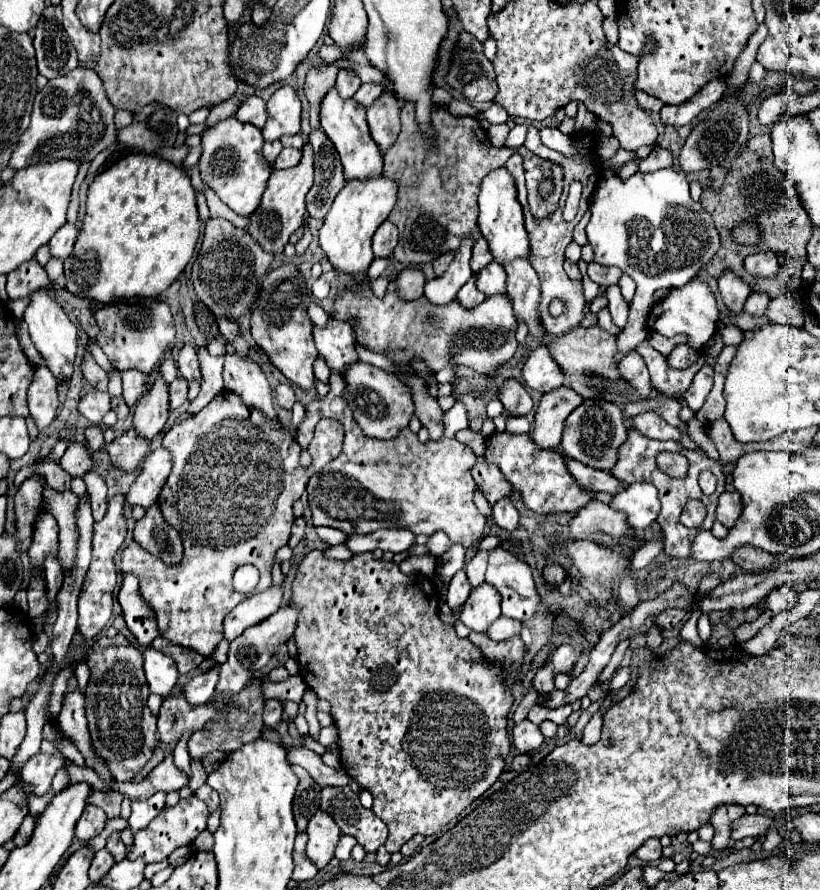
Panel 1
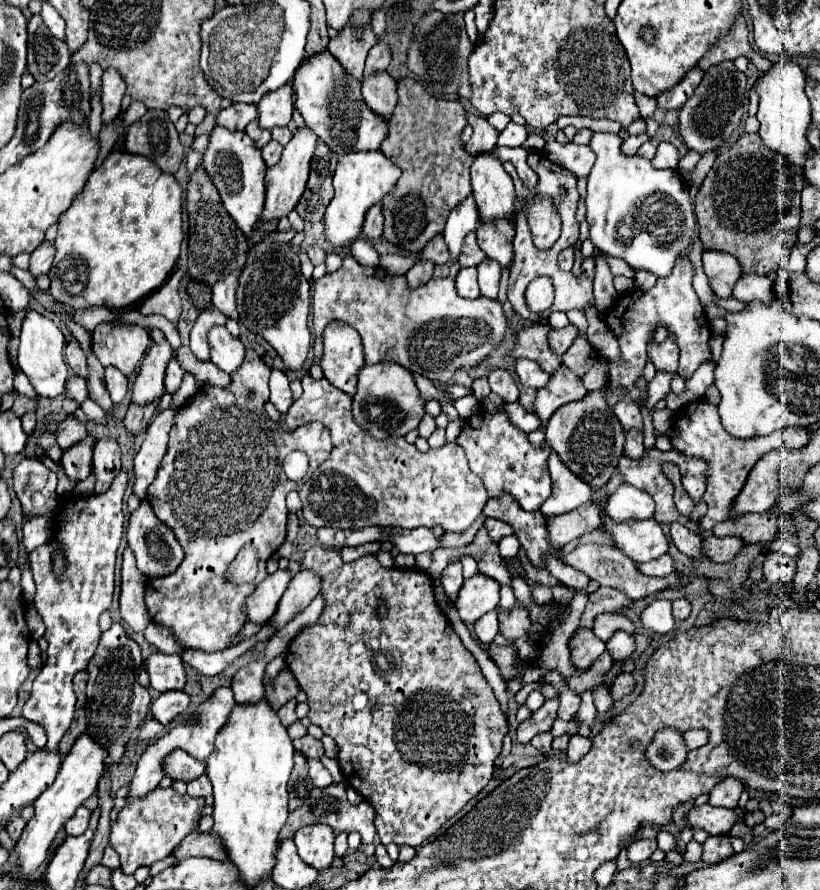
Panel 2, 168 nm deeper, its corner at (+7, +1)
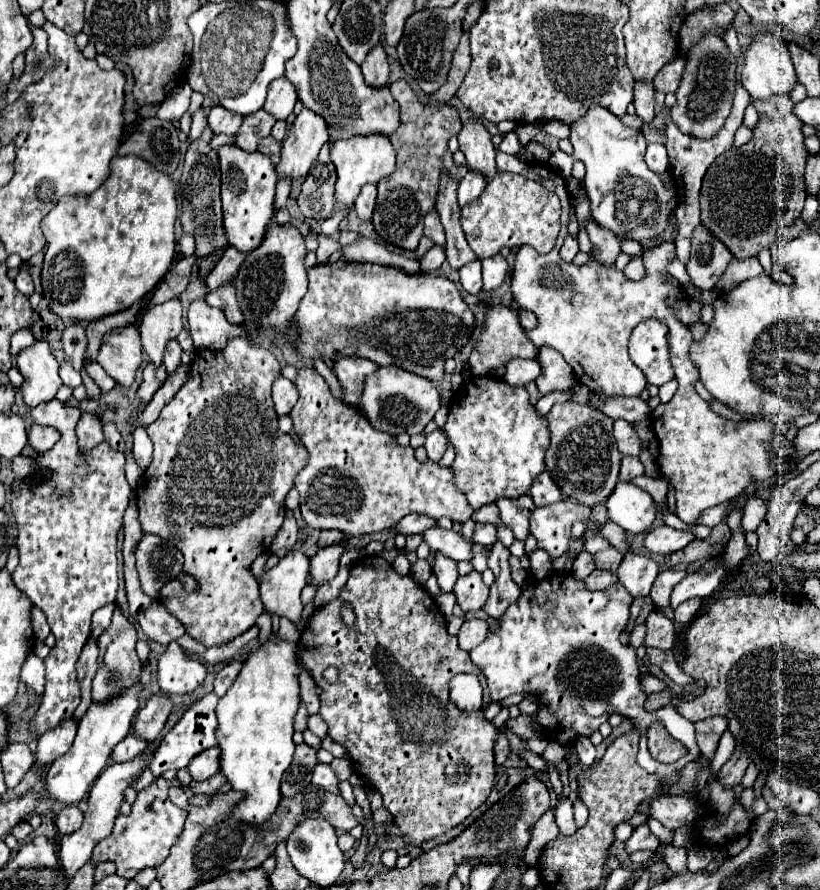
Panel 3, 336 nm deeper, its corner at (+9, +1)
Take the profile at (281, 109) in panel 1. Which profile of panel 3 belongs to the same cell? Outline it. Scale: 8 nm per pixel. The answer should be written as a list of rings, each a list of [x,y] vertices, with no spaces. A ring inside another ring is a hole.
[[[282,76],[282,78],[270,82],[264,110],[270,112],[276,120],[286,120],[292,114],[296,100],[298,100],[298,96],[296,96],[294,86],[288,82],[288,78]]]

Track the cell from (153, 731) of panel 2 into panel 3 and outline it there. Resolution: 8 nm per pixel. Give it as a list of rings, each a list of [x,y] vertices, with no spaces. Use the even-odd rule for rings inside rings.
[[[128,734],[122,742],[120,742],[120,746],[116,746],[116,750],[112,750],[112,762],[126,762],[126,760],[132,760],[136,754],[140,754],[144,748],[148,746],[148,742],[144,742],[144,740],[140,740],[140,738],[136,738],[136,736],[132,736],[132,734]]]

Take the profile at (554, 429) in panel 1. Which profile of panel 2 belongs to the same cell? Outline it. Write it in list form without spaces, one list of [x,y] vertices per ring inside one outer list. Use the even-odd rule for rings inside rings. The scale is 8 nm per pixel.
[[[562,366],[558,372],[554,372],[554,376],[550,378],[550,384],[538,390],[538,396],[534,402],[534,414],[540,418],[542,424],[546,424],[560,406],[564,406],[566,402],[580,400],[586,394],[588,390],[582,386],[582,380],[566,366]]]

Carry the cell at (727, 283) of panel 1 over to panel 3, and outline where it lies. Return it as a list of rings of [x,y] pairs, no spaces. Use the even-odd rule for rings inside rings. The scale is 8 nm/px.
[[[700,226],[700,230],[692,234],[692,250],[686,270],[696,288],[712,290],[730,260],[730,250],[710,230]]]

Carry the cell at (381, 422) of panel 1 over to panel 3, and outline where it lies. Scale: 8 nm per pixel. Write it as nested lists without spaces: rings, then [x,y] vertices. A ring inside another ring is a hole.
[[[398,366],[378,368],[374,374],[370,374],[366,378],[362,404],[360,404],[360,410],[366,414],[370,424],[376,430],[382,430],[392,436],[398,436],[402,432],[410,436],[424,432],[426,424],[434,418],[438,408],[440,408],[440,394],[436,384],[430,382],[428,378],[408,374],[406,370],[400,370]]]

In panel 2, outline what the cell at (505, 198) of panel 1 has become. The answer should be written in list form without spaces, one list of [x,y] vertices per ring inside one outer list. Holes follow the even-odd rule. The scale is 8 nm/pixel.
[[[490,152],[478,154],[472,164],[472,196],[482,222],[508,220],[514,212],[514,182]]]

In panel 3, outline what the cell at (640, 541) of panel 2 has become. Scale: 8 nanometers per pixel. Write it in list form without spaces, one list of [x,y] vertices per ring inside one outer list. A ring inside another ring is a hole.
[[[658,526],[654,530],[650,530],[646,534],[646,548],[654,554],[670,554],[676,550],[682,550],[684,546],[688,546],[692,540],[696,540],[694,532],[686,532],[686,530],[676,530],[670,526]]]

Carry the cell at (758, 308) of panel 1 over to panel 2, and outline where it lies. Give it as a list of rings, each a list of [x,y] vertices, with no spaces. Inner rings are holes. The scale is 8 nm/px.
[[[744,274],[734,290],[732,296],[744,304],[748,302],[764,302],[770,304],[774,300],[774,280],[768,276],[756,276],[756,274]]]

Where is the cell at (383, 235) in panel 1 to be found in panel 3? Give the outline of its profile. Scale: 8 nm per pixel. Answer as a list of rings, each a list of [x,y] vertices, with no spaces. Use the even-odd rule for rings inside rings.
[[[368,184],[368,186],[364,186],[364,190],[360,190],[360,194],[354,202],[354,210],[356,210],[358,218],[370,220],[372,212],[374,212],[374,204],[376,204],[376,184]]]

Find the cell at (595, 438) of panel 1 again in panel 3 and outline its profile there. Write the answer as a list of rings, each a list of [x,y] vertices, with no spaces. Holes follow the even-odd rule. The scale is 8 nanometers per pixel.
[[[576,402],[552,406],[546,418],[550,424],[552,442],[548,454],[544,456],[544,464],[554,482],[558,484],[560,492],[566,494],[566,498],[590,508],[604,502],[618,482],[622,460],[612,436],[614,420],[594,410],[590,404],[576,404]]]

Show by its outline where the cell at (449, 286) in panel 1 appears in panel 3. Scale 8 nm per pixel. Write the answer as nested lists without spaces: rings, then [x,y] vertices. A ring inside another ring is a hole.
[[[468,170],[464,180],[460,180],[460,188],[458,188],[458,204],[470,204],[472,200],[476,200],[486,188],[486,178],[482,174],[476,174],[476,170]]]

